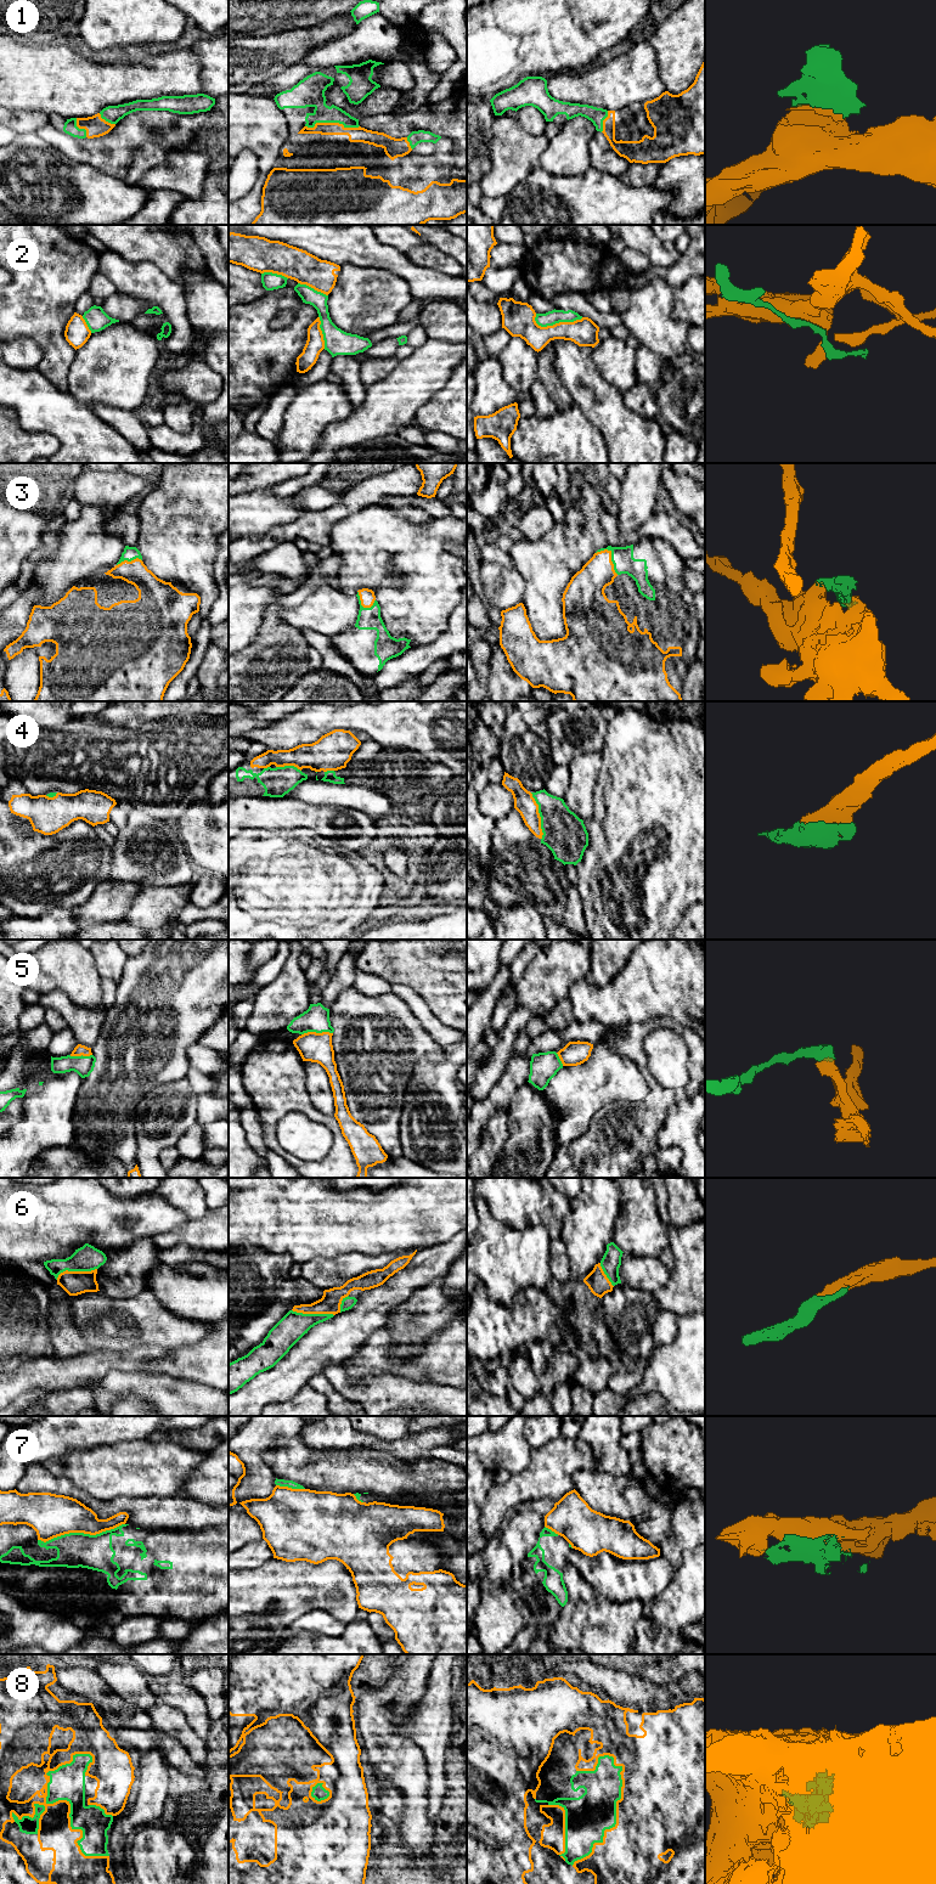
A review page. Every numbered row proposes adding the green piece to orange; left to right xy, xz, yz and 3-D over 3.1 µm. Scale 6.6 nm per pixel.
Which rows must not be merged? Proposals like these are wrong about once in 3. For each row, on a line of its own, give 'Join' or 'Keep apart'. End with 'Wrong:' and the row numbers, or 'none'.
1: Join
2: Keep apart
3: Join
4: Join
5: Join
6: Join
7: Keep apart
8: Join
Wrong: 2, 7

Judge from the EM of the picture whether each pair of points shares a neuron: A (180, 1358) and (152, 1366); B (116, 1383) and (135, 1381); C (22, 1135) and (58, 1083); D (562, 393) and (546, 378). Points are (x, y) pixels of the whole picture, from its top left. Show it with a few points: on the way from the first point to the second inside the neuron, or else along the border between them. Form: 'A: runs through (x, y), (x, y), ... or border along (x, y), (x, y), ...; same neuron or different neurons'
A: runs through (173, 1365), (159, 1366); same neuron
B: runs through (120, 1383), (130, 1383); same neuron
C: runs through (35, 1122), (57, 1096); same neuron
D: runs through (558, 390), (550, 382); same neuron

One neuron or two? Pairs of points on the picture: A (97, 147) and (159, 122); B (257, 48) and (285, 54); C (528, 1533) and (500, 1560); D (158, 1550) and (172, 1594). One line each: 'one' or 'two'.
A: one
B: one
C: one
D: one

